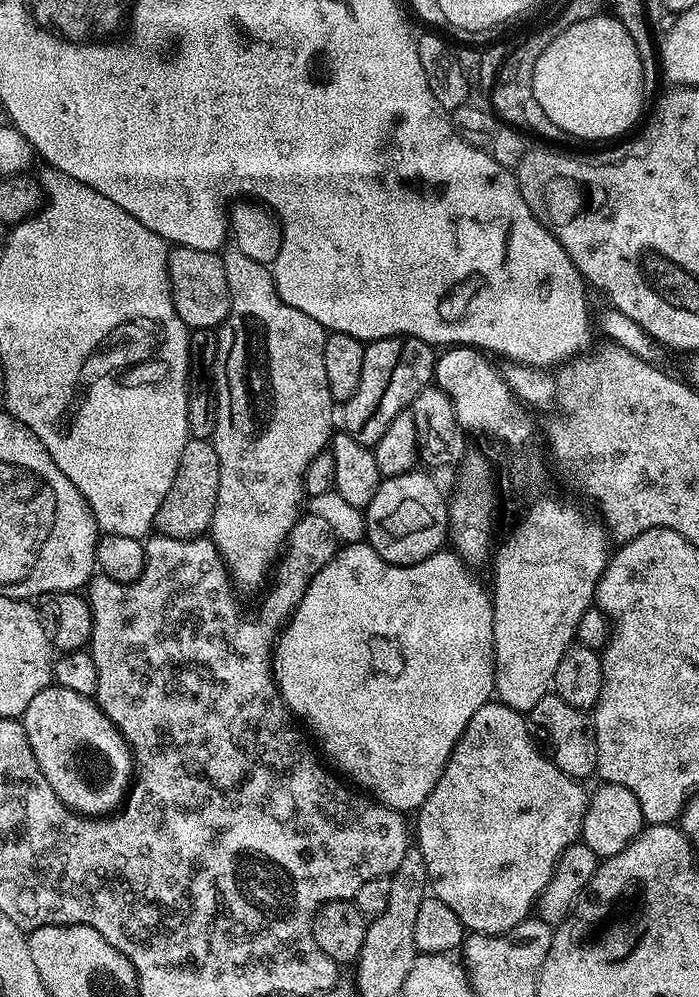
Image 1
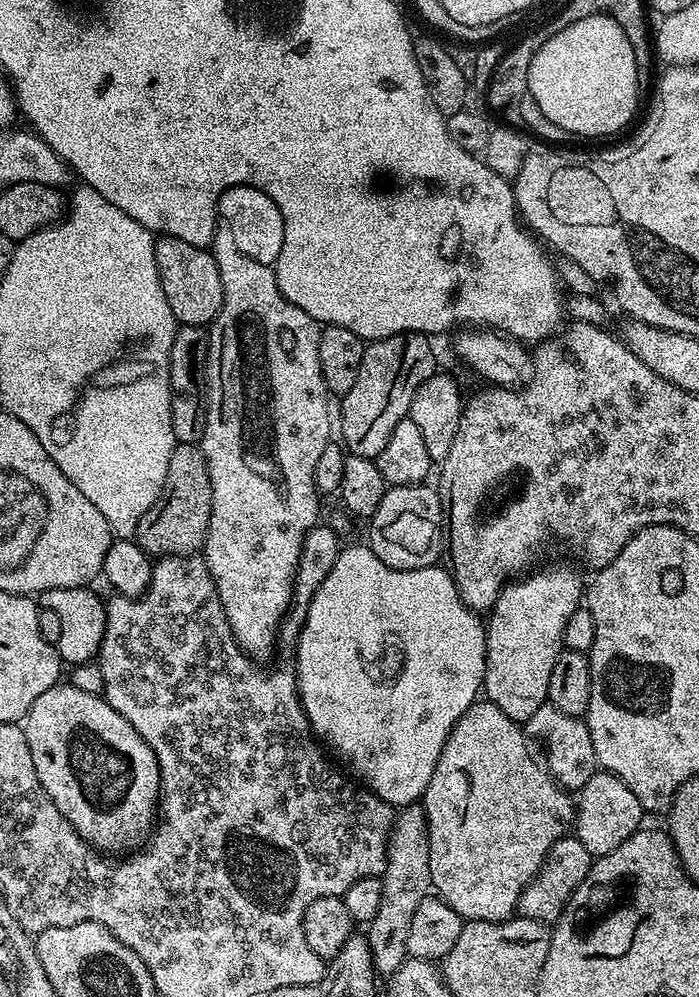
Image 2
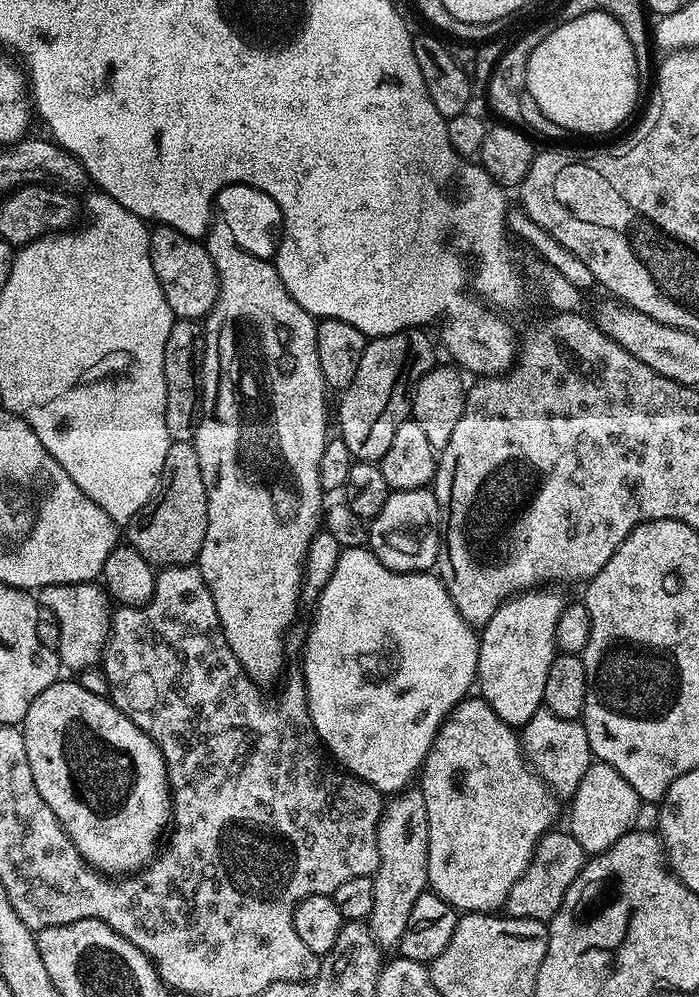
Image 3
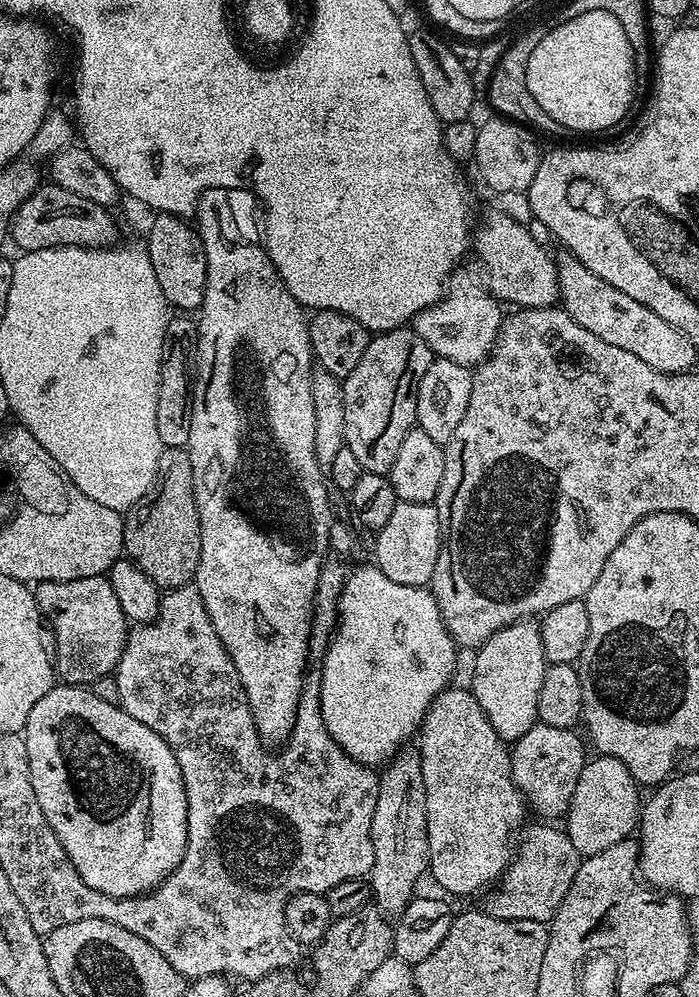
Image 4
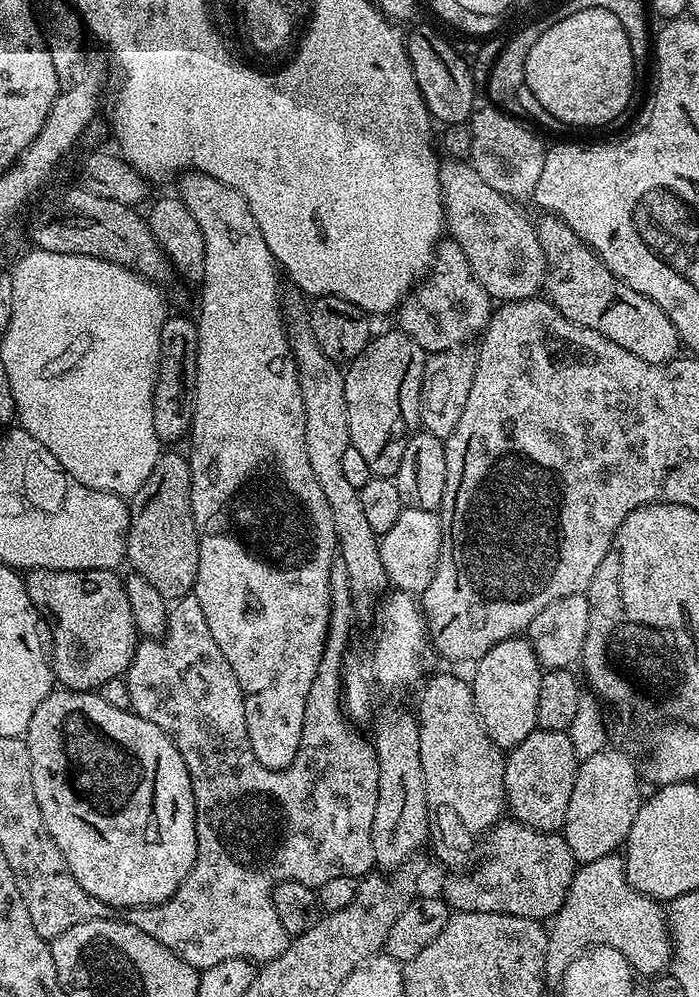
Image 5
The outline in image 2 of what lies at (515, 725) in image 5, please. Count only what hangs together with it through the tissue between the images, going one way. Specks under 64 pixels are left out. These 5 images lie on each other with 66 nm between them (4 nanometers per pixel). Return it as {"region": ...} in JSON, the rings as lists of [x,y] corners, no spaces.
{"region":[[[544,568],[527,576],[513,579],[502,589],[486,620],[482,692],[506,718],[517,722],[528,721],[548,703],[550,674],[564,648],[566,622],[582,600],[580,576],[572,568]]]}

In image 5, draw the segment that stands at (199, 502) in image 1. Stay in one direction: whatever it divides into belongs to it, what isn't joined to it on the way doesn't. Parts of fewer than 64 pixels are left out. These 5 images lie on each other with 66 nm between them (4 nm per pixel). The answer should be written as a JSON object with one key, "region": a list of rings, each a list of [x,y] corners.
{"region":[[[176,450],[161,451],[158,462],[154,462],[154,470],[150,470],[150,478],[142,482],[142,486],[128,504],[128,551],[127,563],[132,563],[131,571],[137,576],[146,578],[158,594],[169,602],[181,600],[196,587],[198,578],[198,534],[192,513],[192,467],[188,464],[187,455],[180,456]]]}

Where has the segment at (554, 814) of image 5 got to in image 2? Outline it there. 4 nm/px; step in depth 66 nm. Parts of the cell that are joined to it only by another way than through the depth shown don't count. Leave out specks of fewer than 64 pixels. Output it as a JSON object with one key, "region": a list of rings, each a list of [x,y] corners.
{"region":[[[547,703],[526,721],[523,729],[529,741],[540,740],[539,755],[544,771],[549,772],[553,780],[569,793],[579,793],[580,788],[586,786],[586,782],[590,782],[592,775],[598,771],[594,742],[590,742],[590,730],[581,717],[562,714],[562,710]]]}

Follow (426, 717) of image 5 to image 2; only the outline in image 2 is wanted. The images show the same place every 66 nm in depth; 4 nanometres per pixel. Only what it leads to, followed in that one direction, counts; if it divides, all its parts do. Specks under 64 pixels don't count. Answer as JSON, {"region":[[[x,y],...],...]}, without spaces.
{"region":[[[480,698],[450,730],[434,774],[430,774],[422,803],[428,823],[432,888],[465,921],[509,919],[516,912],[522,890],[544,865],[552,843],[565,835],[573,823],[573,797],[544,771],[528,747],[530,741],[523,727],[506,718],[488,699]]]}

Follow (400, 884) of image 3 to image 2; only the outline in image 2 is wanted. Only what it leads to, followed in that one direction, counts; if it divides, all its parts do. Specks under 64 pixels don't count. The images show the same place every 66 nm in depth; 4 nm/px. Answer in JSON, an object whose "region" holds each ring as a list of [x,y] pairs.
{"region":[[[423,803],[405,804],[395,813],[392,831],[388,834],[388,861],[380,885],[382,902],[378,905],[378,914],[366,925],[366,935],[372,951],[372,966],[381,977],[387,978],[400,969],[408,956],[406,934],[410,931],[414,910],[418,910],[418,902],[432,888],[428,823]]]}

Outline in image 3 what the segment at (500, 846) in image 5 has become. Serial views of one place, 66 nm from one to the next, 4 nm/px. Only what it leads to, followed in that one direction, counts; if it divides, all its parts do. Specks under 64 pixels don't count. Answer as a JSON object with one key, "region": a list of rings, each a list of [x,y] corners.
{"region":[[[549,830],[536,841],[536,849],[532,851],[532,861],[528,869],[514,882],[514,886],[508,895],[506,905],[507,915],[519,920],[543,920],[551,921],[552,915],[562,906],[562,898],[566,898],[566,890],[578,878],[578,874],[584,869],[586,854],[582,846],[573,838],[571,831],[556,832]]]}

